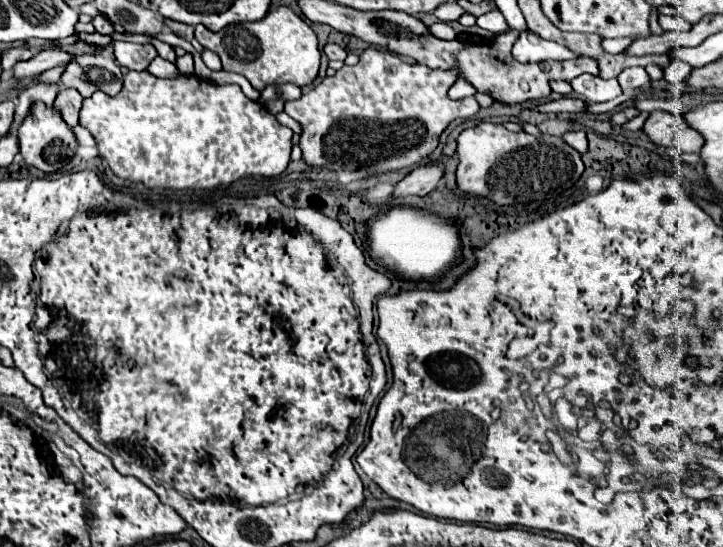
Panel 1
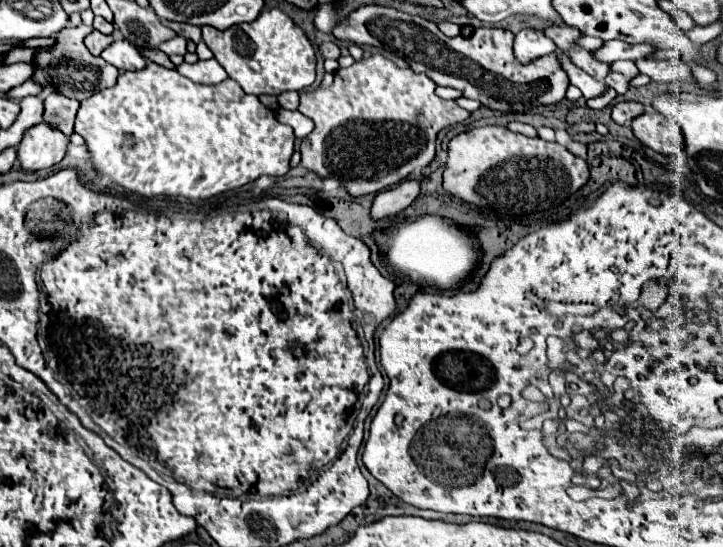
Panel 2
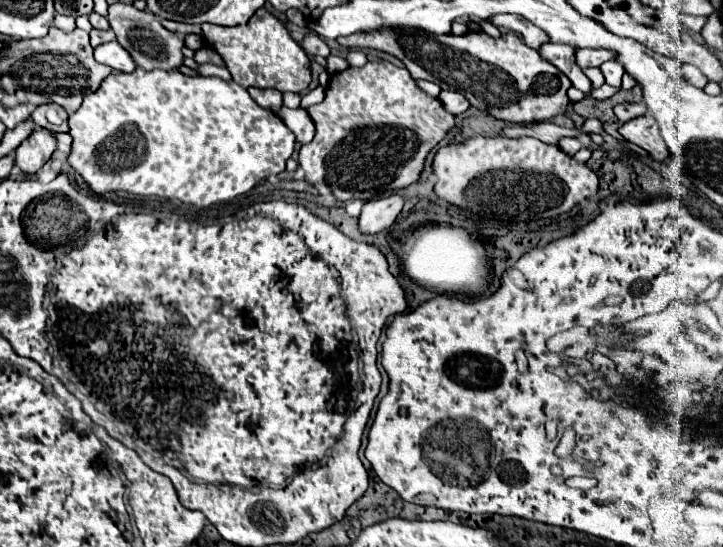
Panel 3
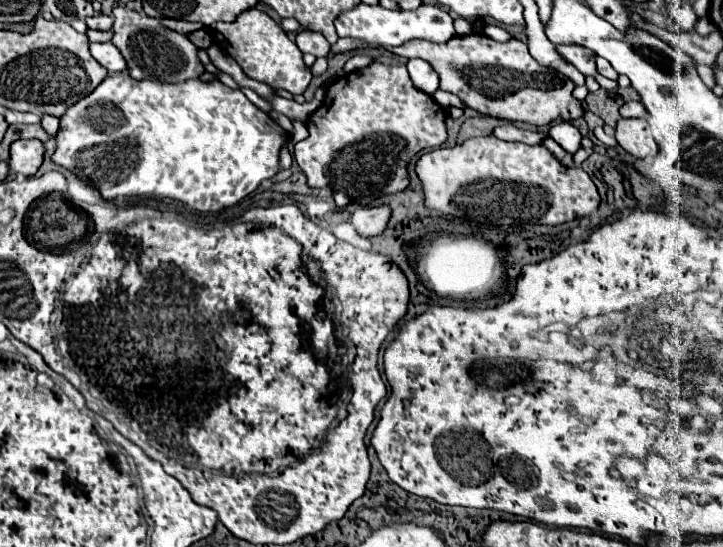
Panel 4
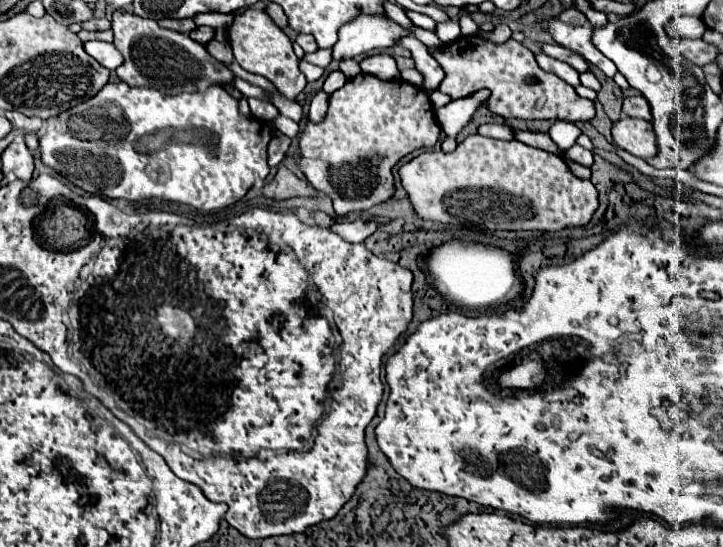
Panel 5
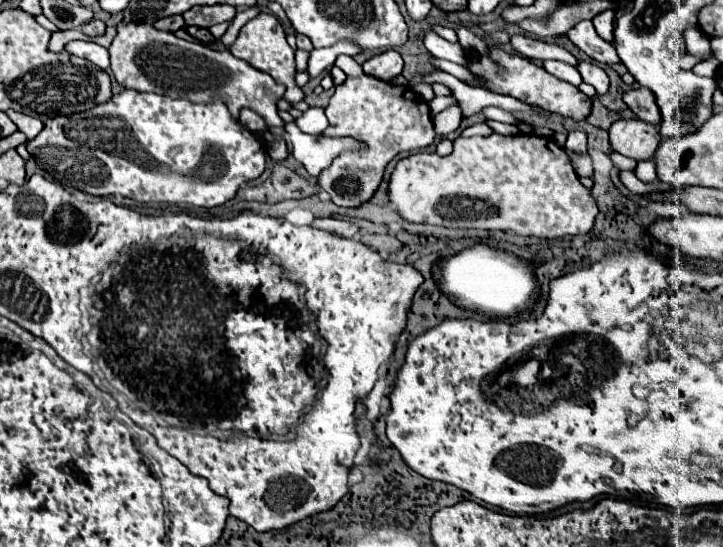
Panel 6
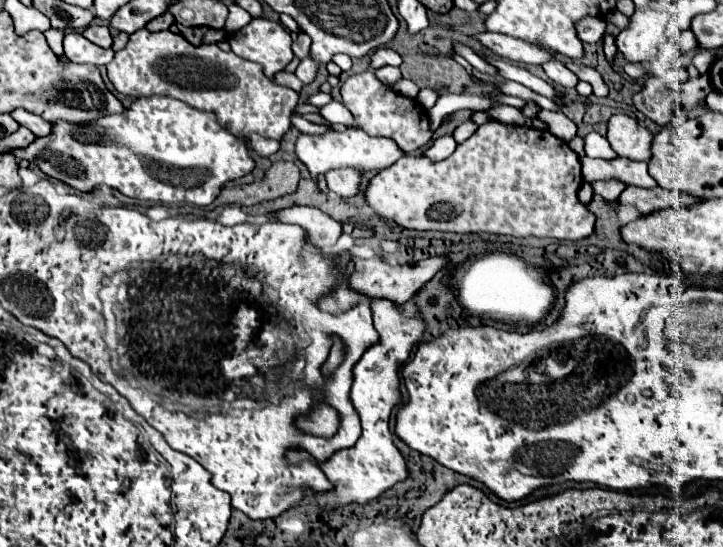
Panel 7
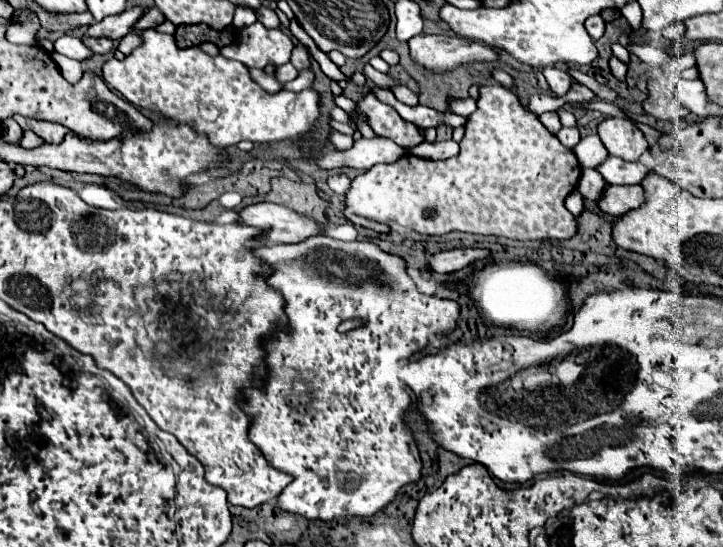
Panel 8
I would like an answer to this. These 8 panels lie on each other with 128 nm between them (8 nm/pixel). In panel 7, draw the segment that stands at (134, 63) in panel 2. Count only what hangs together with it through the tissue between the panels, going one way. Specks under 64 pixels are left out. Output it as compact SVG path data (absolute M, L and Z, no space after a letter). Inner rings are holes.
M70 32L64 36L64 52L70 62L80 62L80 64L86 62L86 64L96 64L96 66L108 64L114 56L110 48L108 50L100 48L76 32Z

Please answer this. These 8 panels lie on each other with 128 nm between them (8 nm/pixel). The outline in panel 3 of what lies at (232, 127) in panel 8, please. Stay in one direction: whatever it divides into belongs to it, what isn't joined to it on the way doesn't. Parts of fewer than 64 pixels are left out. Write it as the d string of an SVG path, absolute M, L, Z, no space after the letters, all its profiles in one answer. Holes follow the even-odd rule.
M116 2L110 6L110 14L108 14L108 22L114 28L116 40L120 42L122 48L126 48L132 56L134 62L144 68L144 70L154 70L154 68L162 68L162 70L176 70L182 64L182 46L184 46L184 38L168 32L156 14L152 14L150 10L138 10L132 4L124 4L124 2Z

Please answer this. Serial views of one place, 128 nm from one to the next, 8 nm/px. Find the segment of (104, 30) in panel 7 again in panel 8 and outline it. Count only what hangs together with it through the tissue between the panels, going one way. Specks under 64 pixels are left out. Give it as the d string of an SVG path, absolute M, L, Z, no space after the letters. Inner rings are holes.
M82 36L82 42L94 52L94 54L106 54L112 50L112 40L110 38L92 38L92 36Z

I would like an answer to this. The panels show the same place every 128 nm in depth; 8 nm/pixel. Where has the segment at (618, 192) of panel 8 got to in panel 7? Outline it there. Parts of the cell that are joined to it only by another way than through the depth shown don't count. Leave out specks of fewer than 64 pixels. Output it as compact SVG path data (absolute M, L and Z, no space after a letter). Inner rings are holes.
M628 186L620 194L620 204L634 204L640 208L642 214L652 214L656 210L664 208L688 208L698 204L702 198L686 194L686 192L672 192L664 188L638 188L638 186Z

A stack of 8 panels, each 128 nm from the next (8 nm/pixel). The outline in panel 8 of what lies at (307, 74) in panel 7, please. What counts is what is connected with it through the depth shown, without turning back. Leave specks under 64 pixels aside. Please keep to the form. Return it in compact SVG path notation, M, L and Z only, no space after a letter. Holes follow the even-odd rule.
M284 64L284 66L280 66L280 68L276 70L276 78L278 78L280 82L290 82L290 80L294 80L298 74L300 74L300 72L298 72L292 64Z

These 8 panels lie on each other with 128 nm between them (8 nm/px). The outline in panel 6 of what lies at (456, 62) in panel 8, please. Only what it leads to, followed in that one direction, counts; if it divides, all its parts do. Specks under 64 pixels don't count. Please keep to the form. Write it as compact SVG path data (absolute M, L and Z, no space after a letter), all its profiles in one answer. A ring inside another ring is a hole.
M520 34L512 36L510 44L518 54L522 54L524 58L530 58L530 60L540 60L540 62L560 60L560 62L568 62L572 66L578 66L578 60L568 50L564 50L562 46L558 46L550 40L540 40L534 36Z

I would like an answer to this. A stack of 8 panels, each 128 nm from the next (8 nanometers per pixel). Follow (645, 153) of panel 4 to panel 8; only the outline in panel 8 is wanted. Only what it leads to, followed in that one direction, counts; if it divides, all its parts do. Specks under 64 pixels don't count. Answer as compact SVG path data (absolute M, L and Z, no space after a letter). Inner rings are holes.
M606 118L598 126L598 136L612 156L628 162L636 162L648 150L644 134L628 118Z

